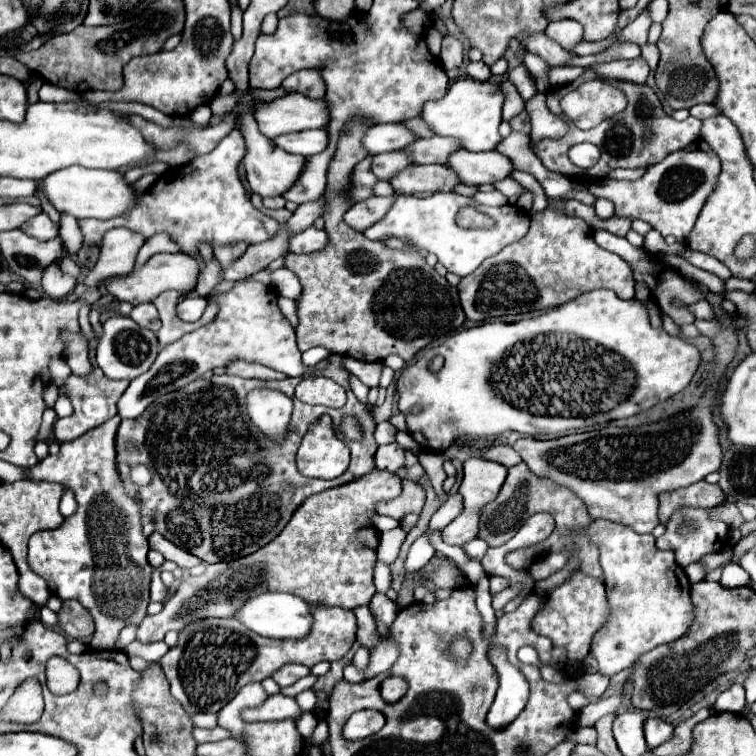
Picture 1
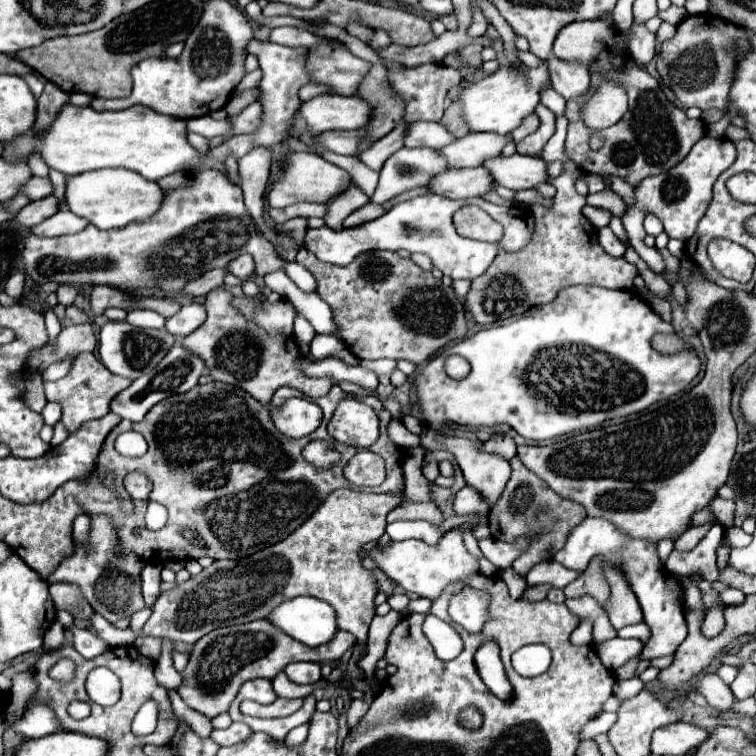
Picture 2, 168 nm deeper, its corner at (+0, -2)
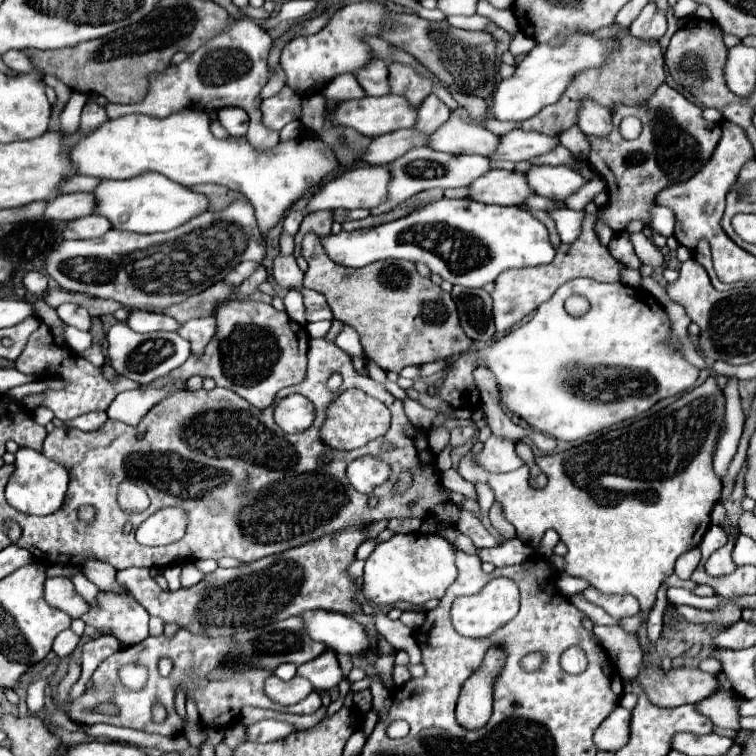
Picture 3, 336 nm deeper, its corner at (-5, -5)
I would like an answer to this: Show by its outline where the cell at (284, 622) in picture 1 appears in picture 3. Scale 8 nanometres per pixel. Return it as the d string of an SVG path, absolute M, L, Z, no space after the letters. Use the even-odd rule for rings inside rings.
M306 610L300 614L300 618L306 634L314 642L322 642L334 652L360 656L370 650L370 640L364 628L352 616L328 610Z

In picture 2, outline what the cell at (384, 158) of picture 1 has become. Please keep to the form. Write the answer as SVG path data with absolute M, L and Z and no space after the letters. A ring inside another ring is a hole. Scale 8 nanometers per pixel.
M403 147L385 161L379 185L369 201L383 205L385 201L401 195L403 191L425 187L429 179L445 173L447 169L449 169L447 159L439 151L429 147L419 149Z

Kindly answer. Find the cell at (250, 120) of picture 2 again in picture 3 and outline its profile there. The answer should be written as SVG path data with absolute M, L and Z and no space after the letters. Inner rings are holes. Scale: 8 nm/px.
M284 86L276 96L264 100L260 104L262 110L262 124L268 130L280 132L288 122L298 122L302 116L302 98L296 90Z

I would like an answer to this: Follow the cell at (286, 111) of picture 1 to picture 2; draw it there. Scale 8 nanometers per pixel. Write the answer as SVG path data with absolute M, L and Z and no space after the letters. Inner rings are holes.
M319 95L305 101L297 115L307 119L307 127L311 133L319 135L331 129L361 129L371 119L371 107L365 99L353 95Z

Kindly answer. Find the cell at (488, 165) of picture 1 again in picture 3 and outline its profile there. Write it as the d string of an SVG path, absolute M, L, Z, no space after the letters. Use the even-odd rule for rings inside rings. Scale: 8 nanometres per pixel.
M532 166L526 172L526 178L536 194L550 200L564 200L586 184L586 178L568 166Z

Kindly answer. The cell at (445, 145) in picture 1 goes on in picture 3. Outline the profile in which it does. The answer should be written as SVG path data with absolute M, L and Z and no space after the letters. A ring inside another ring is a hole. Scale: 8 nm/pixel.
M516 128L516 130L500 136L498 150L494 150L494 154L488 154L488 158L490 160L504 158L504 160L512 160L512 162L530 160L534 156L550 152L556 144L558 144L558 138L550 138L540 132L524 132L524 130Z

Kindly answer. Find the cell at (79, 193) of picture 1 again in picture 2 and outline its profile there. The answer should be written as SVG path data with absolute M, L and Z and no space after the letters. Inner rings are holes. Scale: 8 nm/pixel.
M101 169L69 177L65 203L75 215L89 219L99 229L123 229L129 223L151 219L159 211L163 197L165 191L161 189L161 185L155 181L147 181L137 171Z

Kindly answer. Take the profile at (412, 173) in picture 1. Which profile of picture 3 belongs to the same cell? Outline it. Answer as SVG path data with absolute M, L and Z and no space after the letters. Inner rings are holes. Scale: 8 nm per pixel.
M488 170L482 178L476 178L470 186L470 200L478 200L482 204L502 204L502 206L518 206L526 196L532 194L526 176L522 172L506 172L506 170Z

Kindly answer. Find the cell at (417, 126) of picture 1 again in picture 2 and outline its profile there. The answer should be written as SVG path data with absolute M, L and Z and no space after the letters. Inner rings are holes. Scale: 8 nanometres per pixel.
M453 103L453 105L445 111L445 115L443 115L443 119L441 119L441 121L443 121L443 123L447 123L447 127L449 127L457 137L463 137L463 135L471 133L471 131L469 131L469 127L467 127L467 123L463 121L461 103Z

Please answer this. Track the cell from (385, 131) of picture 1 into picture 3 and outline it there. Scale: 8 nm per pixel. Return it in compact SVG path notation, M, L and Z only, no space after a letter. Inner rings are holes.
M452 114L432 136L428 146L450 154L490 154L498 144L498 136L484 130L476 122L466 122Z

